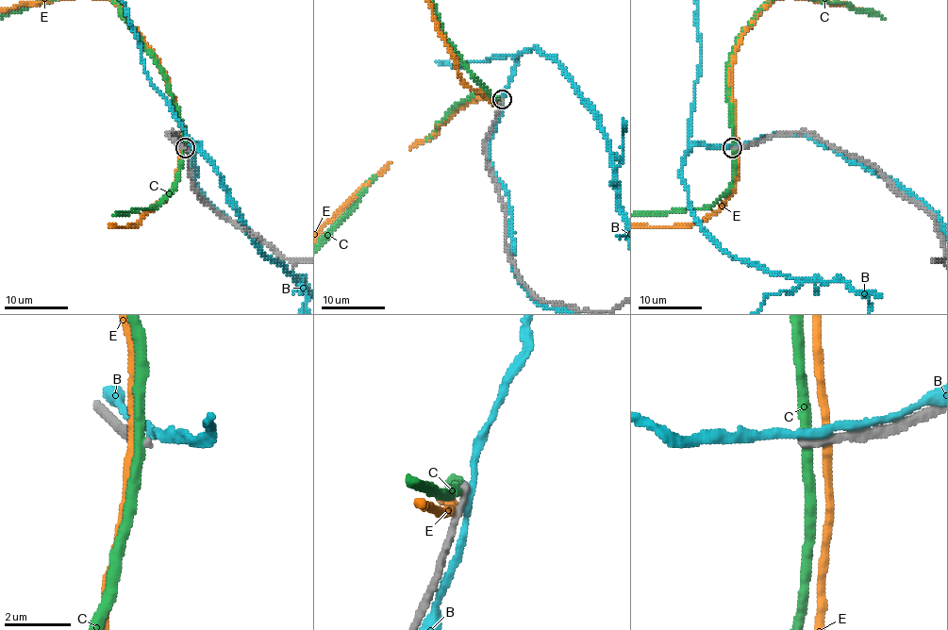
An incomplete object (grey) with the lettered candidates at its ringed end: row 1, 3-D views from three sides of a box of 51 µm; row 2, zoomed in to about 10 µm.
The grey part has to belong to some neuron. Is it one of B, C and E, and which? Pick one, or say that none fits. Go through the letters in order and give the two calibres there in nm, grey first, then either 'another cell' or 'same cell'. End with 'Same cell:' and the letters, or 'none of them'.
B: 240/200 nm | another cell
C: 240/320 nm | another cell
E: 300/260 nm | another cell
Same cell: none of them

